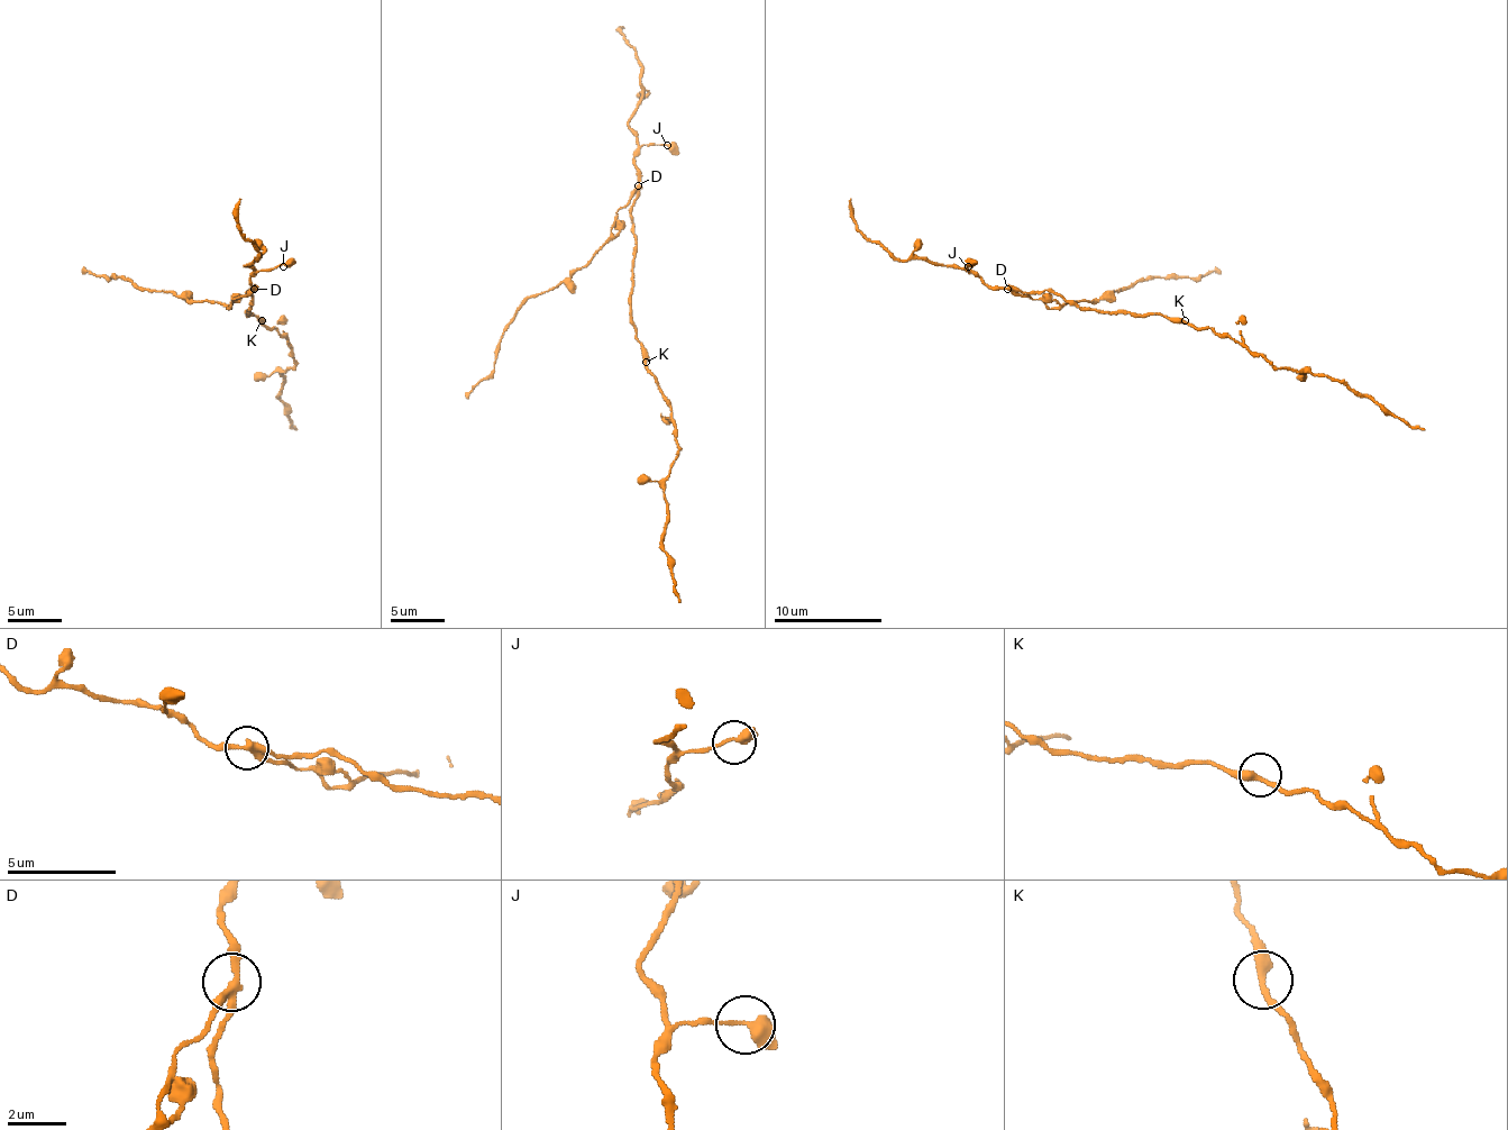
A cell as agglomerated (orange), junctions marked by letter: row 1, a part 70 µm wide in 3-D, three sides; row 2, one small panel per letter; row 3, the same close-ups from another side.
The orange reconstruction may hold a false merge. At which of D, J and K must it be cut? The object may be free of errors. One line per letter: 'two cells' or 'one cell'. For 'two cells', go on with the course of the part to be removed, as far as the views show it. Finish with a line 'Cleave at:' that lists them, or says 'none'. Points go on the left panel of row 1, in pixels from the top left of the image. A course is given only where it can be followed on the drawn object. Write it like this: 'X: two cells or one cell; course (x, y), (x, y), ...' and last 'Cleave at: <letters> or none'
D: two cells; course (254, 288), (229, 303), (143, 290), (120, 276), (91, 271), (83, 274)
J: one cell
K: one cell
Cleave at: D

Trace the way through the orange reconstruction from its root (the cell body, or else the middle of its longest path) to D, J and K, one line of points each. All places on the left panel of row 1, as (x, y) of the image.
D: (248, 312), (248, 290), (254, 288)
J: (248, 312), (248, 290), (250, 293), (256, 288), (250, 285), (250, 280), (259, 271), (283, 266)
K: (248, 312), (262, 320)

